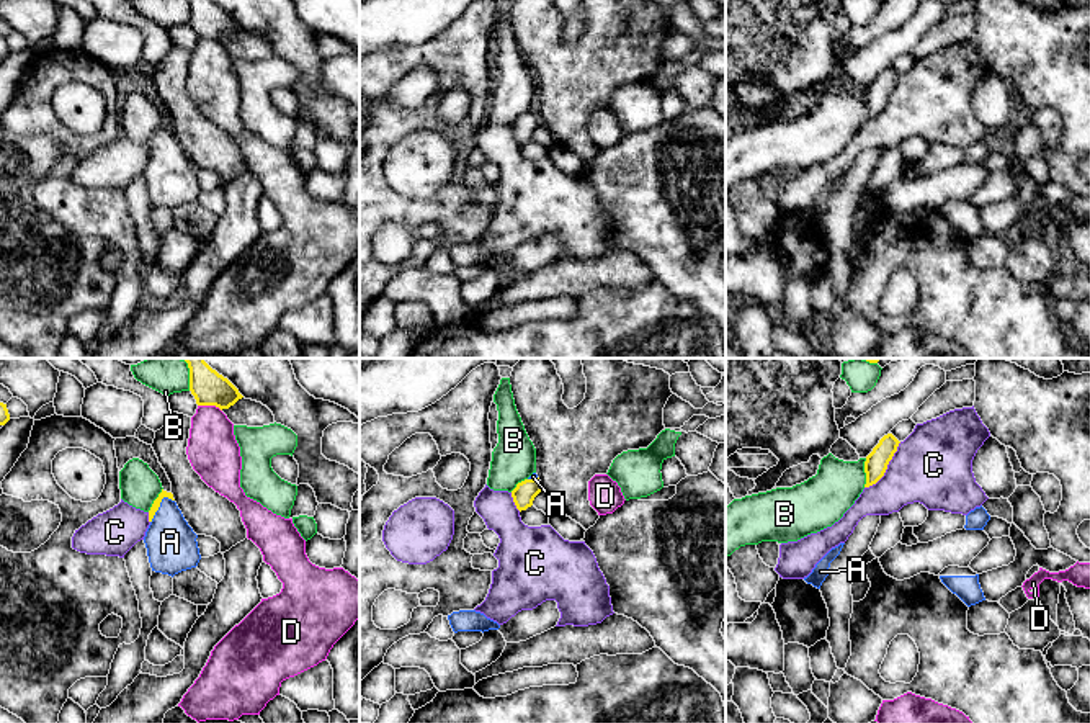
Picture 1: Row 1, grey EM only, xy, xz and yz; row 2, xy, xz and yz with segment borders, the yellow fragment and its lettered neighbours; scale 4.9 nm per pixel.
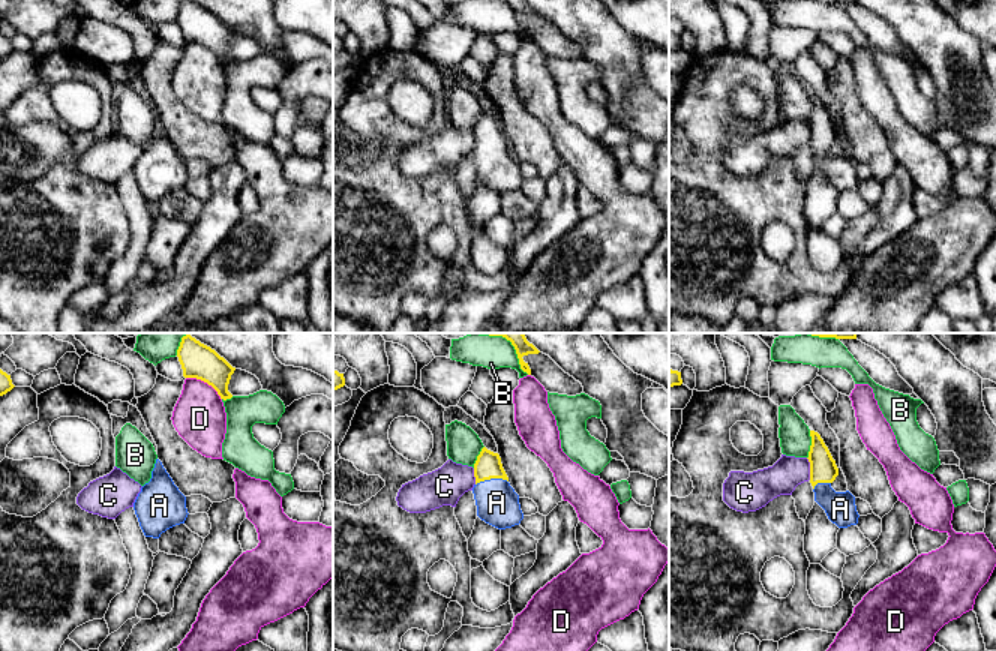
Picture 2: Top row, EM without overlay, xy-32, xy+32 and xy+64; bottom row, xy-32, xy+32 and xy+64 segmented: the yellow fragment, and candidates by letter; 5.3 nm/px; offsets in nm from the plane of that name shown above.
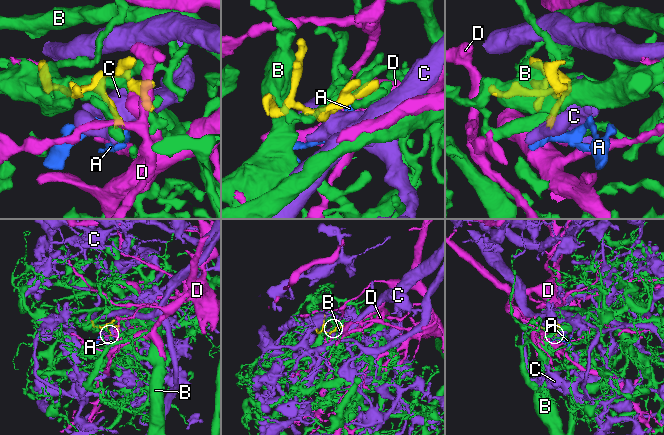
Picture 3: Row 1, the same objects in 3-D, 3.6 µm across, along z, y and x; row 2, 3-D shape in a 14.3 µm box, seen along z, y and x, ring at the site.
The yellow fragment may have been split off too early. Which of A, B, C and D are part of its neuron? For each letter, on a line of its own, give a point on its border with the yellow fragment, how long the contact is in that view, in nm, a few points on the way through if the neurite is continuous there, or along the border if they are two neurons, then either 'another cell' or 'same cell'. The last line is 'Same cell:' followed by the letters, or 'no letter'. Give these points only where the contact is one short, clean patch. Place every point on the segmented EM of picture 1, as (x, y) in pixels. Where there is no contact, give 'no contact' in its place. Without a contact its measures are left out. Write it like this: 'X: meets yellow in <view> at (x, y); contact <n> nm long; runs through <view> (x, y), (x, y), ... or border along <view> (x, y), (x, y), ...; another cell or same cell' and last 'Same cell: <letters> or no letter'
A: meets yellow in xy at (159, 506); contact 170 nm long; runs through xy (162, 494), (159, 506), (167, 520), (170, 542); same cell
B: meets yellow in yz at (865, 471); contact 140 nm long; another cell
C: meets yellow in yz at (886, 468); contact 300 nm long; border along yz (901, 442), (886, 471), (865, 488); another cell
D: meets yellow in xy at (209, 404); contact 120 nm long; border along xy (198, 404), (214, 404), (221, 411); another cell
Same cell: A

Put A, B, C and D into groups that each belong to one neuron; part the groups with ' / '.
A / B / C / D

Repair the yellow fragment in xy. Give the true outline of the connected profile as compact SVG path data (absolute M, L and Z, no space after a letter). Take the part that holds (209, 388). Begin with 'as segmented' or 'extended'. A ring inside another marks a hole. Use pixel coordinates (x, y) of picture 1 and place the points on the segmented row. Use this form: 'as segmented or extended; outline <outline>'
as segmented; outline M180 358L190 368L190 391L198 406L216 406L221 411L229 409L243 396L239 389L216 370L212 370L204 358Z

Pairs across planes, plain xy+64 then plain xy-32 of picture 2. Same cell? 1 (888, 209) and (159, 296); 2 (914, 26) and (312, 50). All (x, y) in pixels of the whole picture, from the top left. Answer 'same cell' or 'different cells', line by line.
1: same cell
2: same cell

